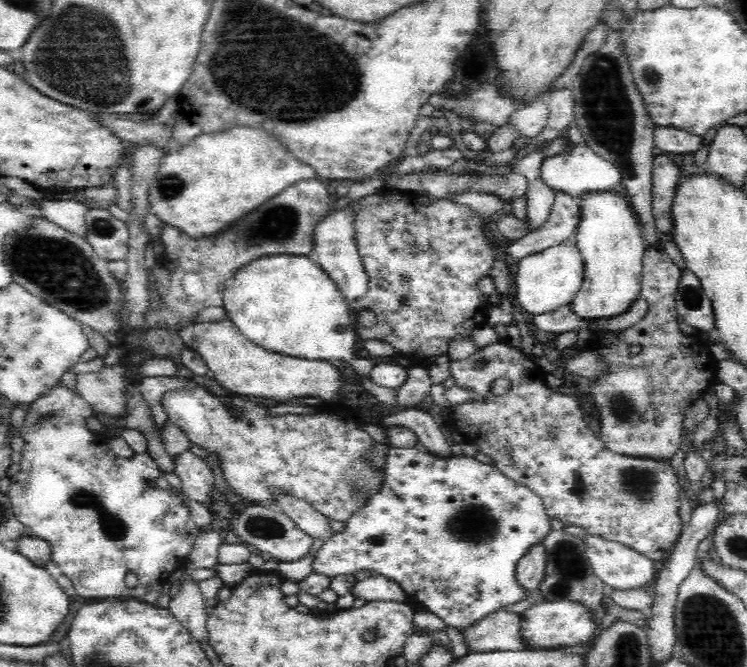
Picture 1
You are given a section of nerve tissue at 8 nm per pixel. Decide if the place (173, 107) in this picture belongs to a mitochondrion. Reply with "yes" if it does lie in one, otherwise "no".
no

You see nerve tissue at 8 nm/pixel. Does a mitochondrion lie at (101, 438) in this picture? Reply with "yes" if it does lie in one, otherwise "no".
no

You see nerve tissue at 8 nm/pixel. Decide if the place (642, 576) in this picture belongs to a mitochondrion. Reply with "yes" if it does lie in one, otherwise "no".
no

